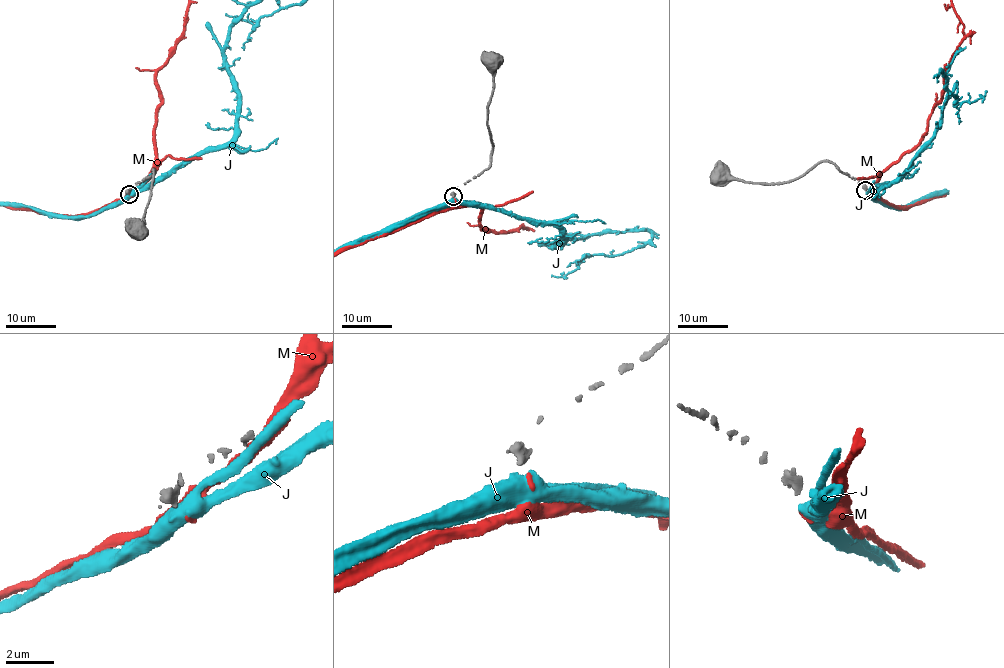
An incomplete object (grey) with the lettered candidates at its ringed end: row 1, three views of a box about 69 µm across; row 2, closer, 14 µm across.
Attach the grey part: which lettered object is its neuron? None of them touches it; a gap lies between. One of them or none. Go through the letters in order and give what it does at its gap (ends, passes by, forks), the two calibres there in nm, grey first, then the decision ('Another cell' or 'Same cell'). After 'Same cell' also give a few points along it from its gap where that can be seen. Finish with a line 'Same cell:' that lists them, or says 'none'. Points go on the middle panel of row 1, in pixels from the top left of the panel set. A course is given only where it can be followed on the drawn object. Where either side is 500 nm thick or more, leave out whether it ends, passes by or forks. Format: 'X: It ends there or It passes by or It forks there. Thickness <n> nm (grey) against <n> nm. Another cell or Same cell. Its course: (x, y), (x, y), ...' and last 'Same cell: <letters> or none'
J: It passes by. Thickness 360 nm (grey) against 440 nm. Another cell
M: It ends there. Thickness 360 nm (grey) against 170 nm. Same cell
Same cell: M

